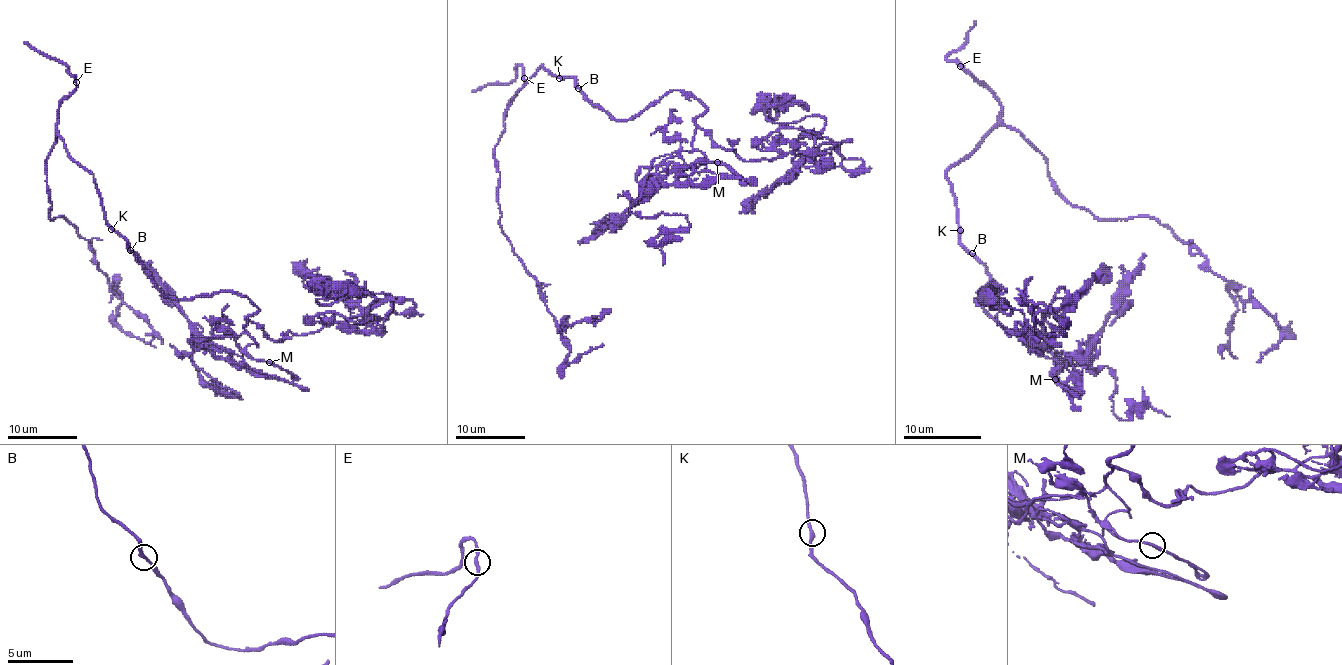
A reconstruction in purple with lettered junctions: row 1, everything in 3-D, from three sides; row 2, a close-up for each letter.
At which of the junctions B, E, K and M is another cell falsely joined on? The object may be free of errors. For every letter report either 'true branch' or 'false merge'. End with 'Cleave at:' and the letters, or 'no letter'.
B: true branch
E: true branch
K: true branch
M: true branch
Cleave at: no letter

